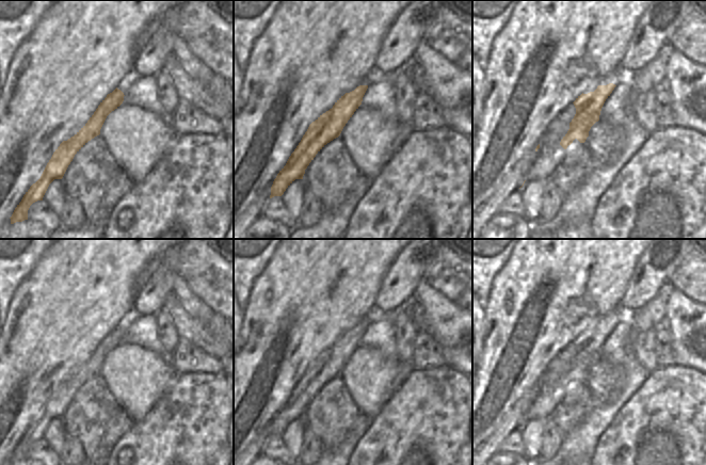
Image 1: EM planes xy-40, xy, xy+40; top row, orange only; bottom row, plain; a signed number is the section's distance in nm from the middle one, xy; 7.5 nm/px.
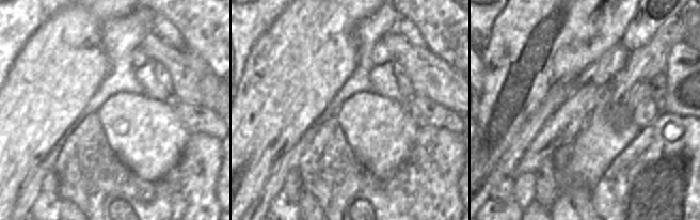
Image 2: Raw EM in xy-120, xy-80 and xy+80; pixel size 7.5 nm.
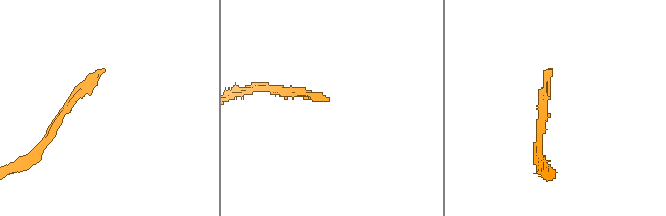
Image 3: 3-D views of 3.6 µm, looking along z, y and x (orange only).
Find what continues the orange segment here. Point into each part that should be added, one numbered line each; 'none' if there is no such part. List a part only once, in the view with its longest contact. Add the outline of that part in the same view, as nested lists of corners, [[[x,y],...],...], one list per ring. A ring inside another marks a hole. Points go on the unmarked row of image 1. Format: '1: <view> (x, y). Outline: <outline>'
none.

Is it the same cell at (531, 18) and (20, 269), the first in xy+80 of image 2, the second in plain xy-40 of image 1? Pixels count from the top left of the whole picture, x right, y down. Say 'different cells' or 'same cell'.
different cells

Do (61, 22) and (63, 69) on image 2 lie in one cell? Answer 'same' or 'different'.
same

